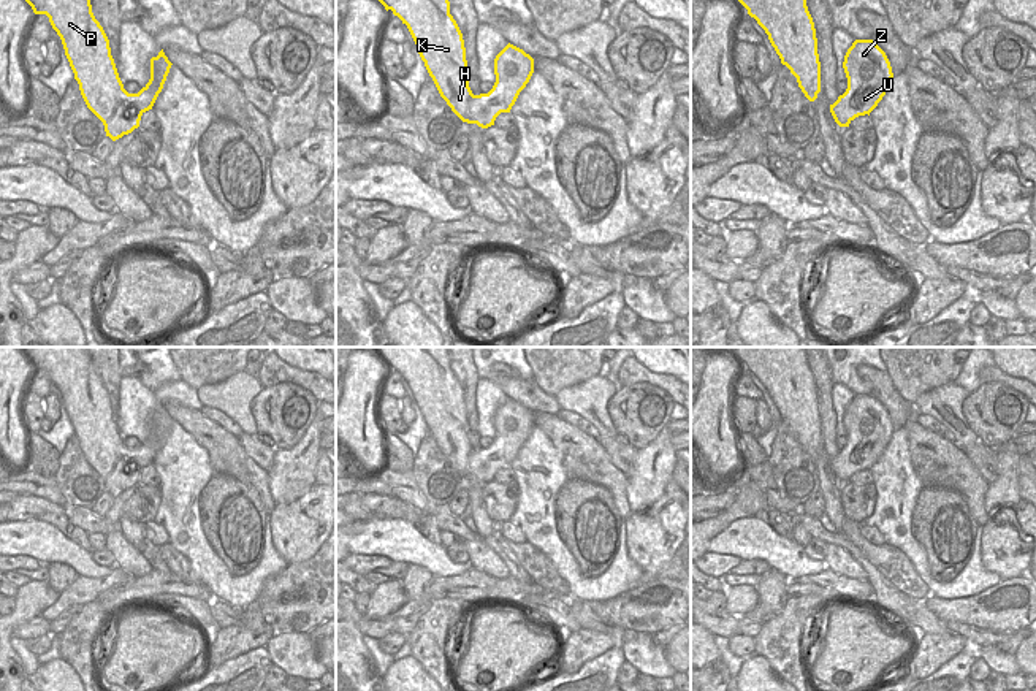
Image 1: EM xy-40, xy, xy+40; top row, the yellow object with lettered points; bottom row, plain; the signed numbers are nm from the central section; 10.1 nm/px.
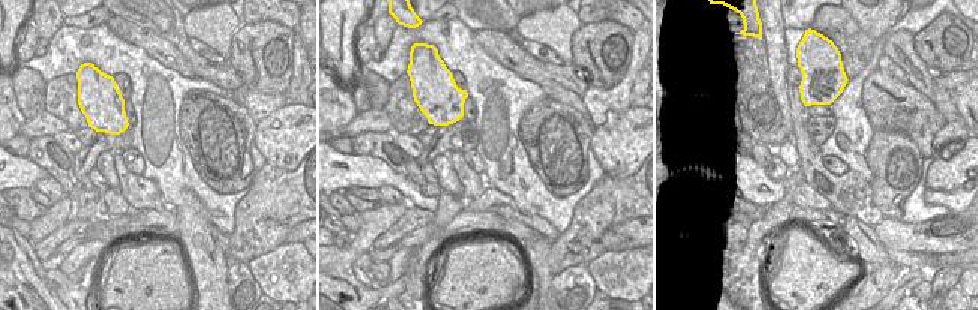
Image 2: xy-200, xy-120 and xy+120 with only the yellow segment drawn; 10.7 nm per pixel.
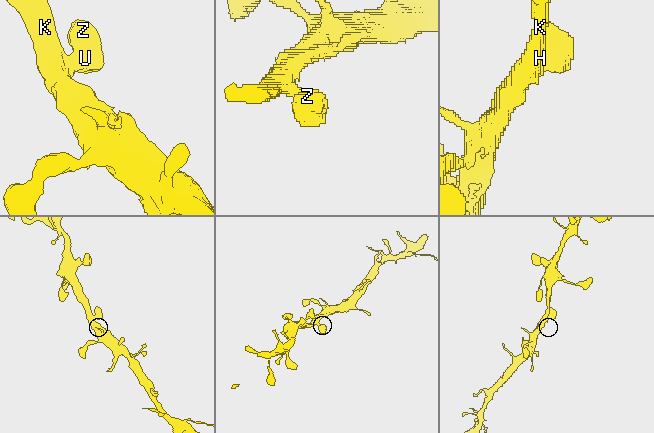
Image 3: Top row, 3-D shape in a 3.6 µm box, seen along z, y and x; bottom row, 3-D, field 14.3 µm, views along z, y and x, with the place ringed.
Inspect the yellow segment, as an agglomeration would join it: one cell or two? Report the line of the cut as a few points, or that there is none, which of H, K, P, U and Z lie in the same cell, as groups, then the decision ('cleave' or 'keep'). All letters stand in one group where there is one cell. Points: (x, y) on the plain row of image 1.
no cut | H K P U Z | keep

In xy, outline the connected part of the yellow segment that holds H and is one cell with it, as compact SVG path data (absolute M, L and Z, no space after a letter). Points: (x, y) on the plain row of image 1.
M374 347L374 350L387 366L391 365L393 369L407 380L440 452L463 477L488 483L494 480L501 468L510 468L520 447L526 442L534 428L534 414L529 409L508 398L494 414L496 437L493 444L488 449L474 450L469 442L464 395L456 376L450 369L448 349Z

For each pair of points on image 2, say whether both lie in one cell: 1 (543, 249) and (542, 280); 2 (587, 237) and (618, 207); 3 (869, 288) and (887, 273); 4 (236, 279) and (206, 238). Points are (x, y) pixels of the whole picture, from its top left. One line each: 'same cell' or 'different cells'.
1: same cell
2: same cell
3: same cell
4: different cells

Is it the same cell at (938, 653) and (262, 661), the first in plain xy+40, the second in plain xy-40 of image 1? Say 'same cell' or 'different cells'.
different cells

